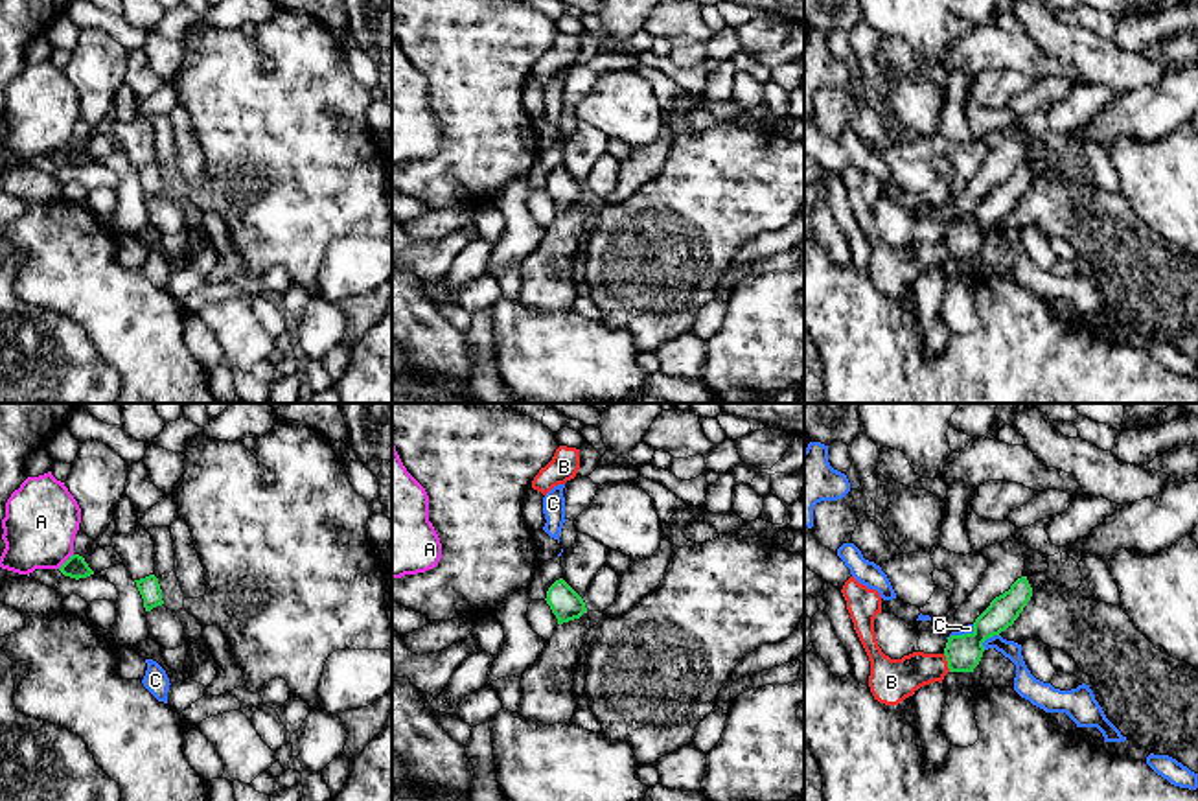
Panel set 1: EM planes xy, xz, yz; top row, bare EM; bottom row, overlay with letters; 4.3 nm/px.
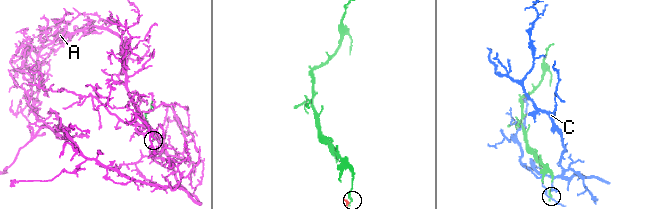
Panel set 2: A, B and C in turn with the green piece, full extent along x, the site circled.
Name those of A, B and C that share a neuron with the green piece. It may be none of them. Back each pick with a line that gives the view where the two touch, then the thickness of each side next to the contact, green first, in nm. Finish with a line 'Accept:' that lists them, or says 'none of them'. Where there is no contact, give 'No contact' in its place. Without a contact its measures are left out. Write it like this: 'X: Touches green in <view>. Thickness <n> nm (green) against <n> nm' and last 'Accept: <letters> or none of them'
Accept: none of them

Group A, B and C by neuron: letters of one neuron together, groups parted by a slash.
A / B / C

